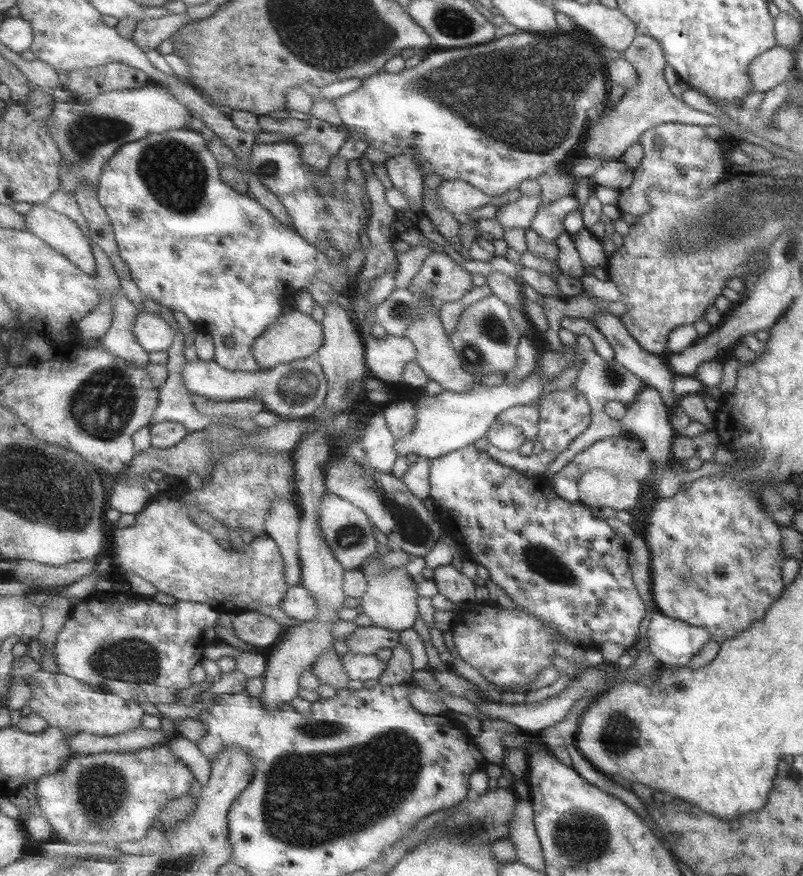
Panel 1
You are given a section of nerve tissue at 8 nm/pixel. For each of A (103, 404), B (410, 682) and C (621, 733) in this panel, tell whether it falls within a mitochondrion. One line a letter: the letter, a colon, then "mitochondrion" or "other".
A: mitochondrion
B: other
C: mitochondrion

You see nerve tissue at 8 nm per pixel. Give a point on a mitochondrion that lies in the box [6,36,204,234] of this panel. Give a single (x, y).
(87, 133)

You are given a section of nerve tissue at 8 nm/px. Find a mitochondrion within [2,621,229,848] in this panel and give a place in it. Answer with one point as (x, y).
(132, 660)

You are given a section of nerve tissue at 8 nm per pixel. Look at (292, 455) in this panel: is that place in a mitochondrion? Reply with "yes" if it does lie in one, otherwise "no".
no

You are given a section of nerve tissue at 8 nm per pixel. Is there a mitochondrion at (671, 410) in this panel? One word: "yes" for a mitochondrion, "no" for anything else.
no

